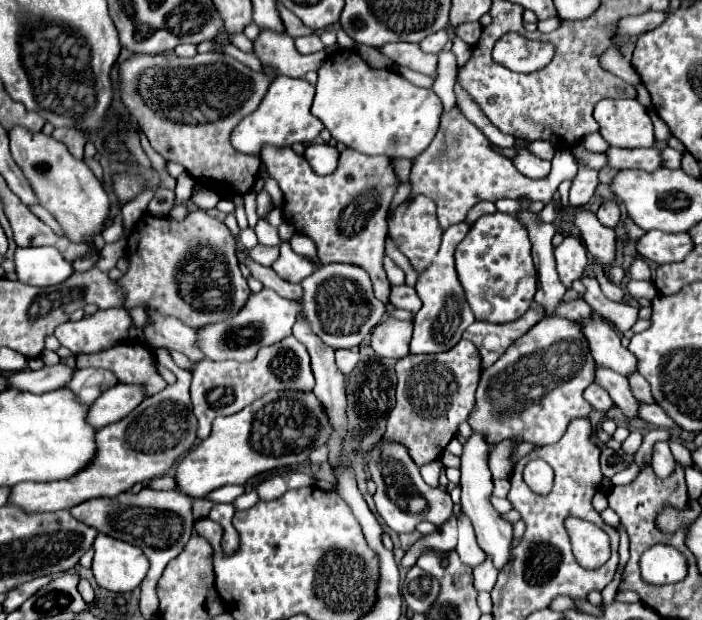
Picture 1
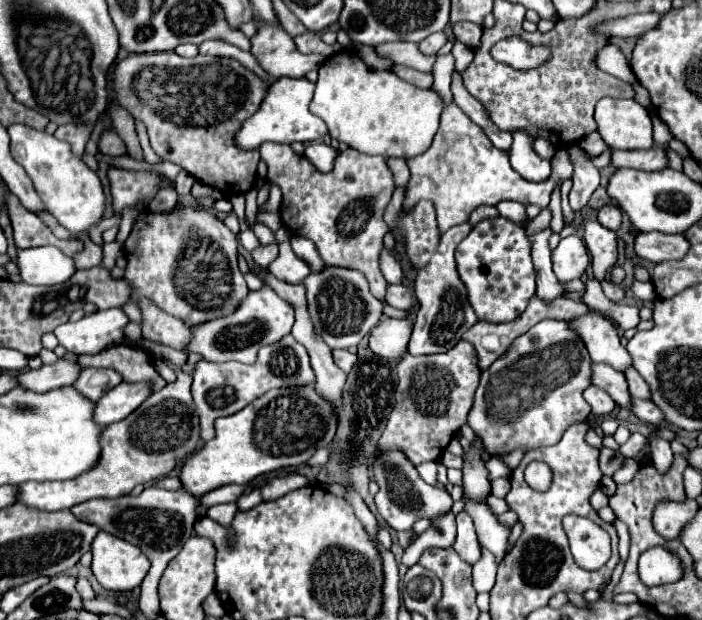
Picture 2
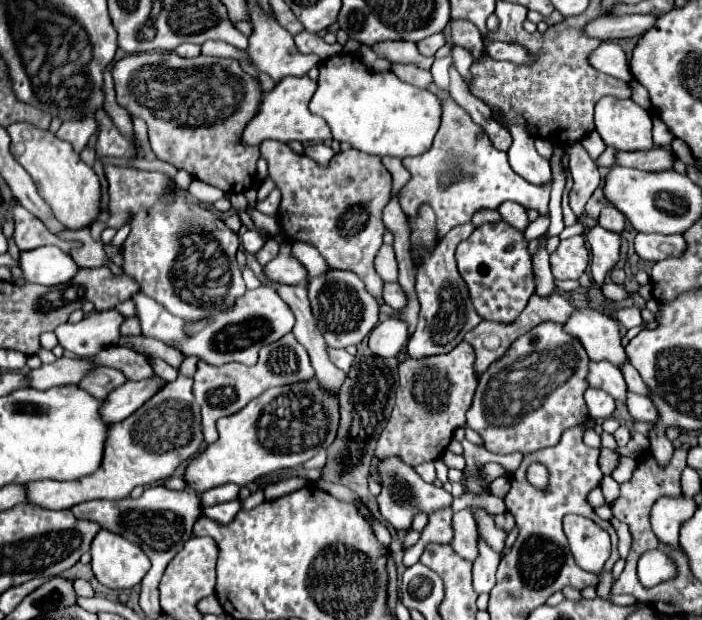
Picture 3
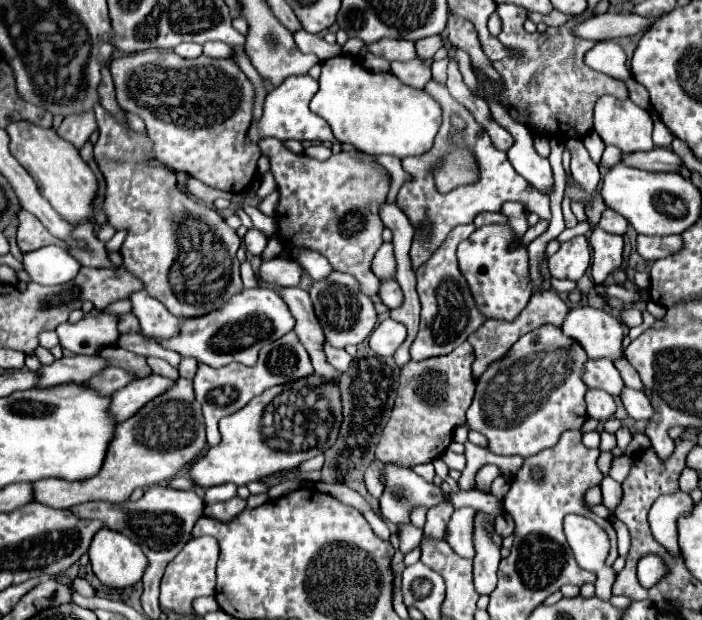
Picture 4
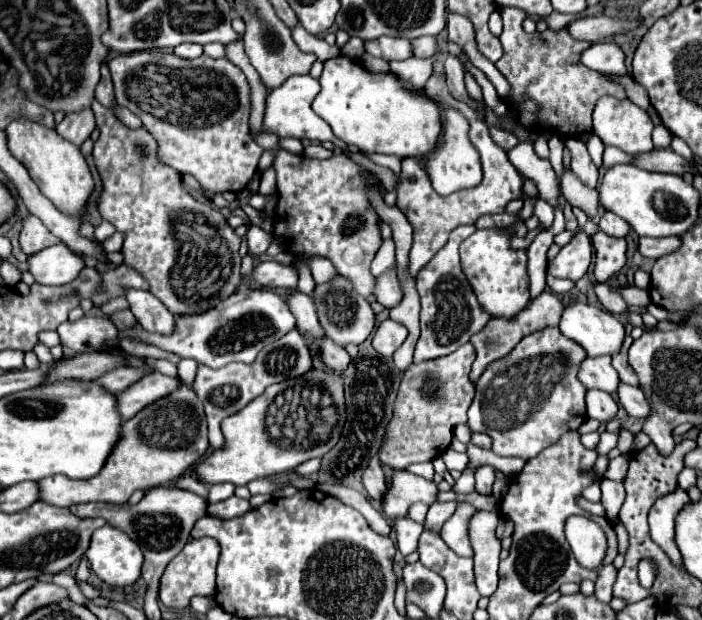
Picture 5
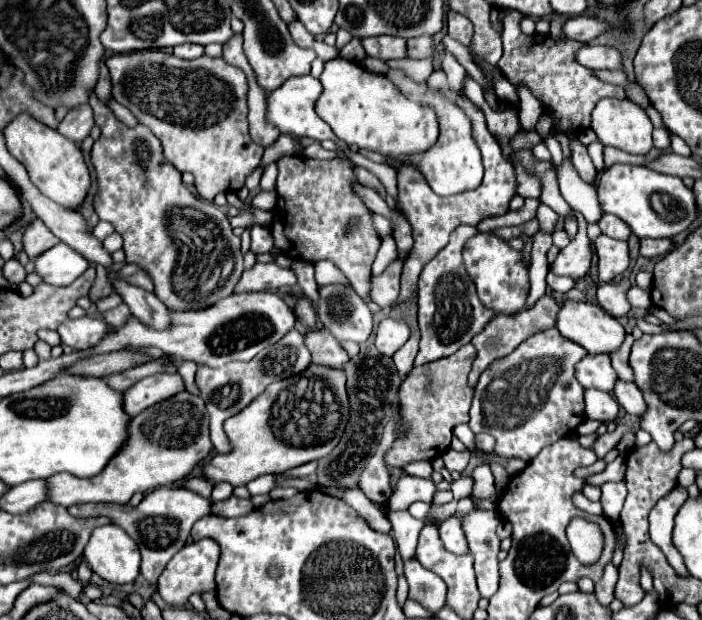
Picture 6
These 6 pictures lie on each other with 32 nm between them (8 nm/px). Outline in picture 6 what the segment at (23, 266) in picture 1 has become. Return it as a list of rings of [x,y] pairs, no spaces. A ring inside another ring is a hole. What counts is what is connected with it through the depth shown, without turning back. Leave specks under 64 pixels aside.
[[[62,242],[40,254],[40,258],[36,258],[34,264],[36,272],[44,278],[44,282],[54,286],[68,286],[78,276],[82,276],[84,270],[90,268],[90,262],[84,256],[80,256]]]

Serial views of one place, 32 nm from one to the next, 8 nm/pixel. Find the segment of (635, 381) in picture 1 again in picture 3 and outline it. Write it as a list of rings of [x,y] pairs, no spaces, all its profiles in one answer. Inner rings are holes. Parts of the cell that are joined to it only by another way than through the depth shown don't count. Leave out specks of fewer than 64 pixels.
[[[624,362],[624,364],[620,366],[620,372],[622,372],[624,380],[626,380],[628,390],[636,390],[636,394],[646,394],[646,386],[644,386],[640,374],[638,374],[628,362]]]

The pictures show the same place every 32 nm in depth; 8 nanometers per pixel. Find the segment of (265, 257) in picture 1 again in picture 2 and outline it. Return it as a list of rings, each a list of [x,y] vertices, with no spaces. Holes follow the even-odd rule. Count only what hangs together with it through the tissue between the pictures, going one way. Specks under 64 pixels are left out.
[[[260,245],[260,248],[256,248],[254,252],[252,252],[252,258],[254,258],[254,262],[256,264],[260,264],[262,268],[266,268],[268,266],[268,262],[272,262],[274,258],[278,256],[278,245]]]

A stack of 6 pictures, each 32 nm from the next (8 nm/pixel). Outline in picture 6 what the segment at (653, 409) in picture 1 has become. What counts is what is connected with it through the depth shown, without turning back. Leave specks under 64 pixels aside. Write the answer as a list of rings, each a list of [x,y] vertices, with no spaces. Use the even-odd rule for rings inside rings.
[[[618,378],[616,386],[614,386],[614,398],[632,416],[640,416],[646,410],[646,402],[634,382],[624,382]]]

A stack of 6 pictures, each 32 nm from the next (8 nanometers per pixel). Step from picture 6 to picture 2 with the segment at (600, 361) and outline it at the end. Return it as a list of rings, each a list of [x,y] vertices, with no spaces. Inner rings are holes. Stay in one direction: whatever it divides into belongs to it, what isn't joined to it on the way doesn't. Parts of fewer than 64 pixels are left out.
[[[600,362],[600,364],[592,364],[592,376],[590,382],[602,390],[606,390],[616,404],[628,408],[630,402],[630,392],[628,392],[628,382],[624,378],[624,374],[620,374],[618,370],[614,370],[612,366]]]

